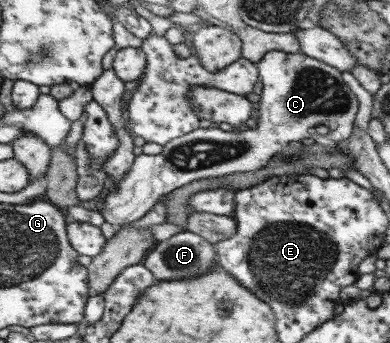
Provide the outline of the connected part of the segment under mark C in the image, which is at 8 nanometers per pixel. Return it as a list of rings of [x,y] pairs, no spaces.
[[[282,50],[267,51],[256,63],[260,70],[262,91],[258,102],[258,118],[240,130],[233,132],[230,128],[215,125],[211,128],[198,128],[195,132],[170,141],[163,146],[158,155],[139,155],[132,165],[131,172],[125,175],[119,188],[108,193],[100,210],[105,221],[112,227],[119,228],[129,224],[144,215],[160,201],[160,197],[168,196],[177,189],[189,183],[231,175],[231,173],[257,171],[269,163],[271,157],[279,151],[285,151],[290,141],[313,139],[320,145],[334,144],[350,137],[359,101],[341,79],[341,71],[314,59],[298,53],[284,53]]]

